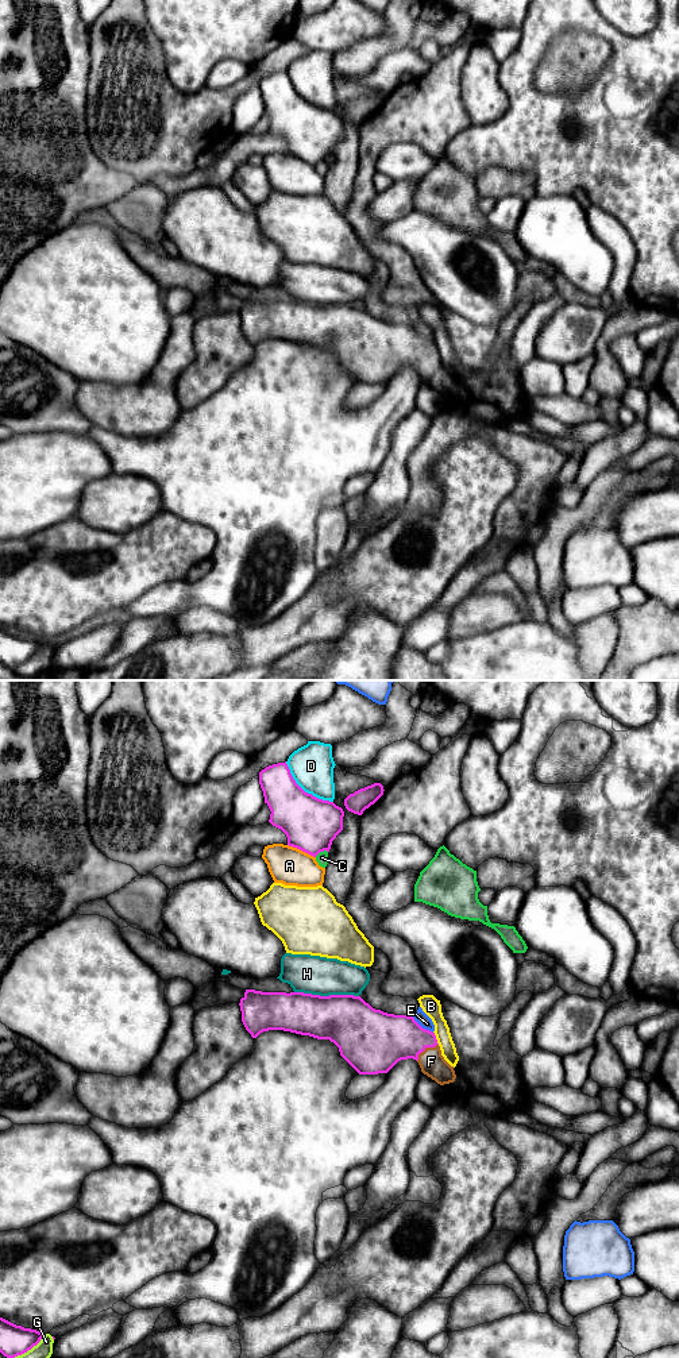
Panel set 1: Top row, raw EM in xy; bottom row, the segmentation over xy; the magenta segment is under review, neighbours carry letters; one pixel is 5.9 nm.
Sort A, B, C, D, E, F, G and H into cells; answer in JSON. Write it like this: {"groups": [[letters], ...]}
{"groups": [["A"], ["B"], ["C"], ["D"], ["E"], ["F"], ["G"], ["H"]]}

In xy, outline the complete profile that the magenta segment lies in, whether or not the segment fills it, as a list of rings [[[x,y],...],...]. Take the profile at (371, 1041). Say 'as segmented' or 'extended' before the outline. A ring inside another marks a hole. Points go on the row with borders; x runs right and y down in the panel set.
extended; [[[246,989],[239,1006],[242,1022],[252,1038],[263,1031],[283,1030],[329,1039],[359,1075],[387,1073],[398,1061],[413,1058],[418,1062],[421,1072],[440,1085],[454,1083],[456,1079],[454,1066],[441,1056],[435,1033],[423,1029],[413,1016],[375,1010],[360,996]]]

